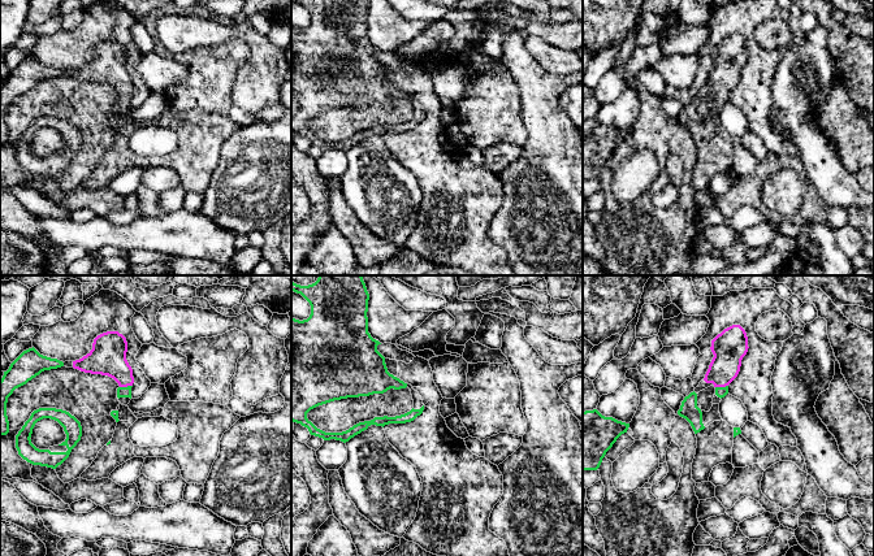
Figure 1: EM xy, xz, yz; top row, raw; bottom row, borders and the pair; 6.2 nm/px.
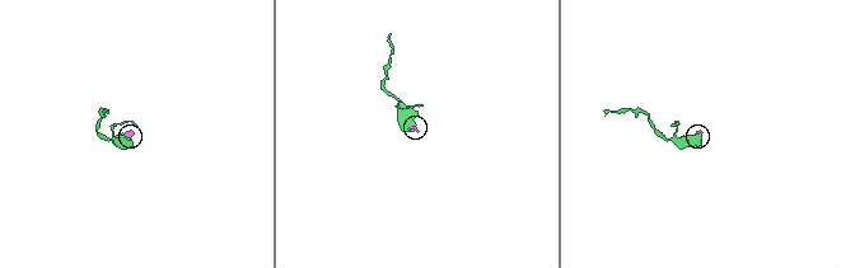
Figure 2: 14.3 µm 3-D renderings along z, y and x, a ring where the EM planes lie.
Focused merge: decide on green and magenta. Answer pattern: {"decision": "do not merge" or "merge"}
{"decision": "merge"}

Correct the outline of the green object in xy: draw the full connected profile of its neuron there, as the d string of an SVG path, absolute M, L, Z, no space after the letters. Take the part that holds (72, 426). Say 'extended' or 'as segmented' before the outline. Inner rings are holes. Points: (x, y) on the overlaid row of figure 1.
extended | M39 408L34 411L30 418L16 435L16 448L18 455L33 465L40 465L56 469L70 455L82 436L81 422L69 412L56 408ZM43 418L57 421L66 434L66 439L48 449L39 449L31 443L31 434L35 423Z

